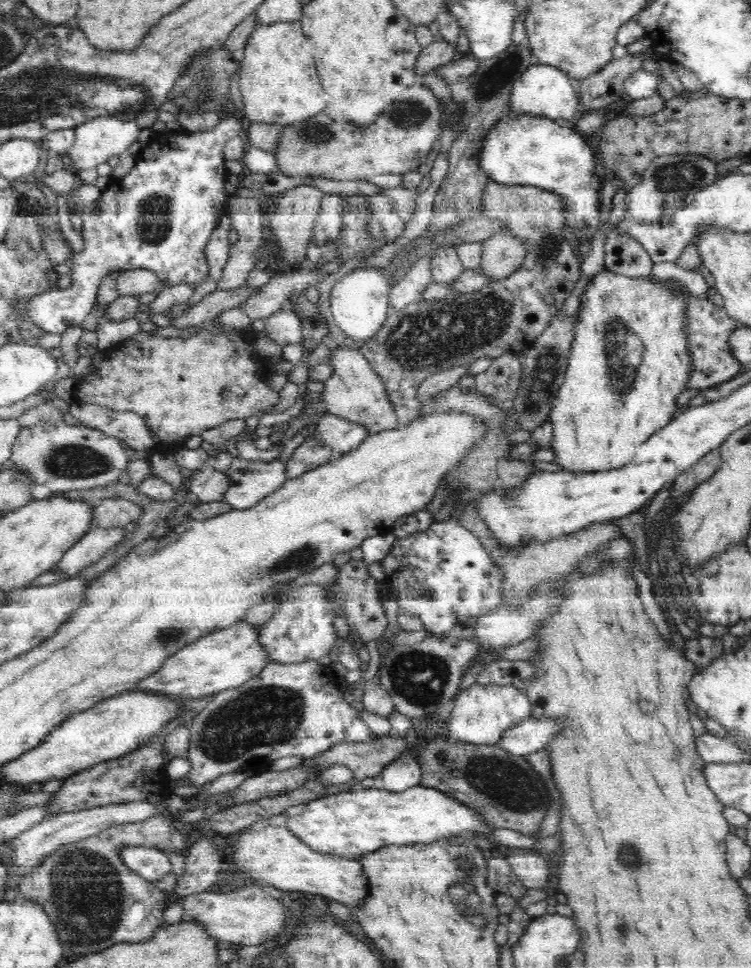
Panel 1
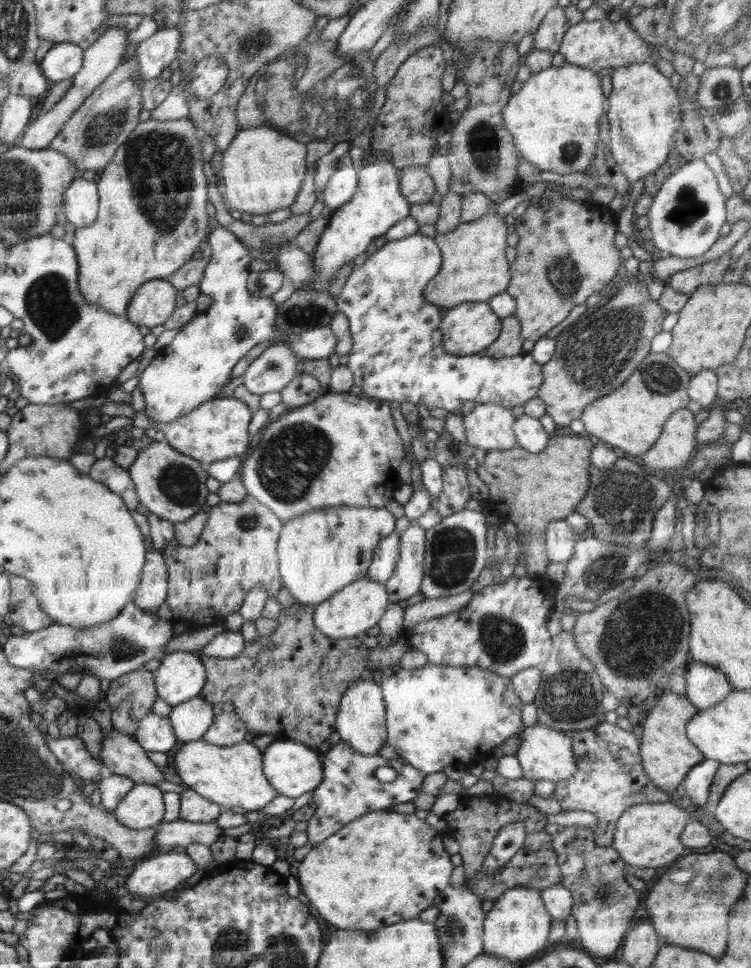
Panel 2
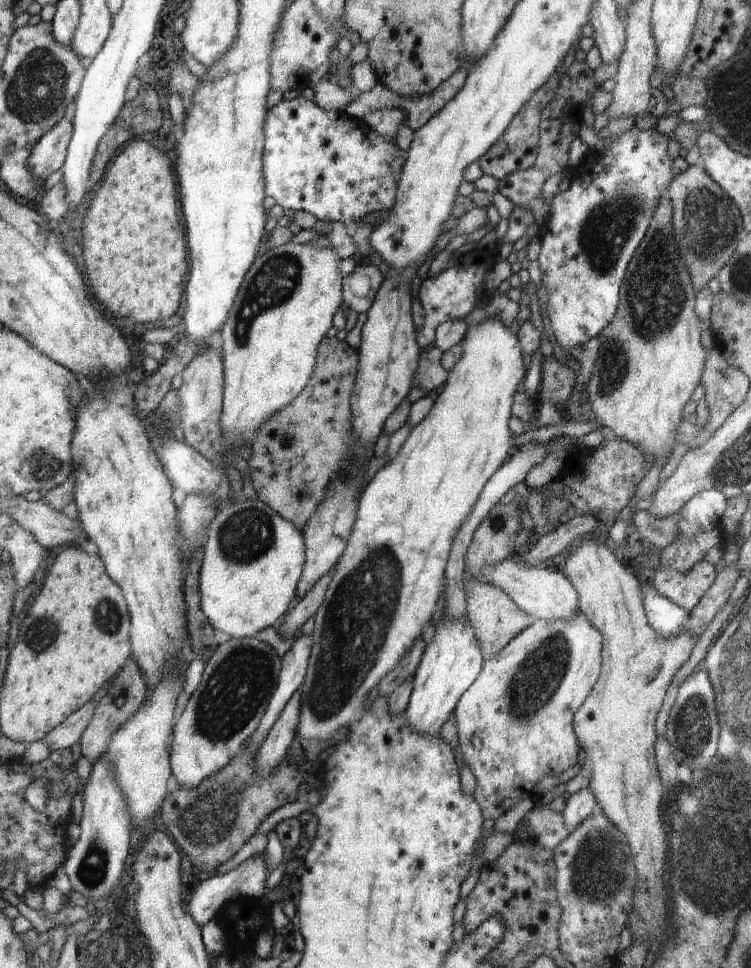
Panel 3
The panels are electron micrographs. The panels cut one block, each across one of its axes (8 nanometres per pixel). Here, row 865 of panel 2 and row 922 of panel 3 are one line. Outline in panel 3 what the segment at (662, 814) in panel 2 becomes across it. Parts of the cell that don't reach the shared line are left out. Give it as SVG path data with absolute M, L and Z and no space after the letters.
M588 536L572 546L560 559L559 569L572 583L578 594L578 606L590 624L602 634L600 676L590 690L584 704L578 708L573 718L573 729L578 746L585 752L592 770L589 788L594 792L597 806L606 814L606 818L627 838L636 876L636 894L631 912L630 924L635 936L650 934L658 938L666 920L664 904L664 867L666 863L667 835L664 834L660 808L662 808L662 780L659 776L654 744L656 732L654 724L658 711L664 702L664 694L678 669L690 658L696 639L690 636L684 626L678 636L665 638L660 636L647 623L644 606L642 606L642 586L624 561L618 561L604 538Z

